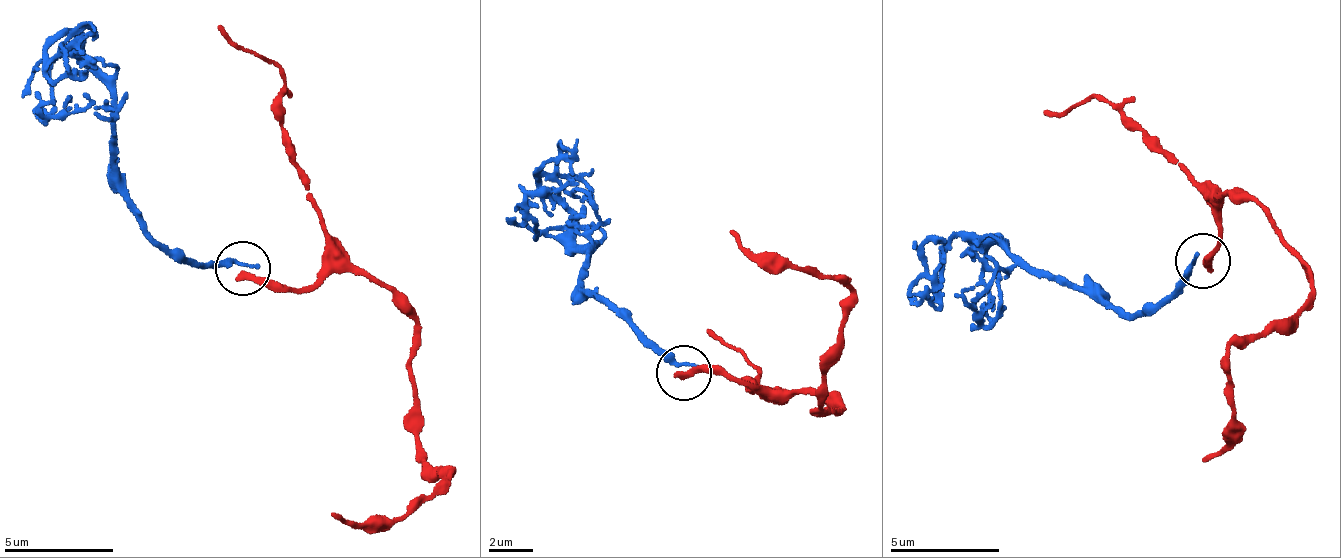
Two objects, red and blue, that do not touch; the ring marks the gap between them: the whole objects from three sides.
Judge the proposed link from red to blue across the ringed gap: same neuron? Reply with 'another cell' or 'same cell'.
another cell

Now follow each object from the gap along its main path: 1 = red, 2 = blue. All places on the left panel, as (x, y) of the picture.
1: (244, 272), (302, 288), (368, 272), (417, 324), (415, 459), (447, 480), (403, 516), (358, 523), (333, 515)
2: (243, 261), (206, 264), (162, 244), (118, 192), (111, 90), (77, 32), (46, 51), (46, 74), (85, 74)

